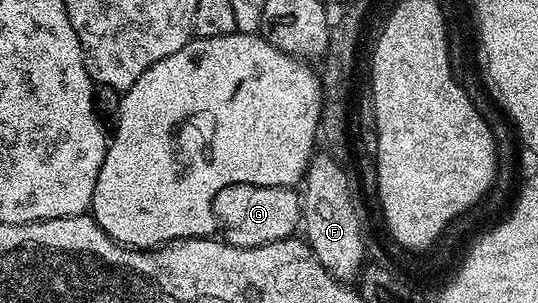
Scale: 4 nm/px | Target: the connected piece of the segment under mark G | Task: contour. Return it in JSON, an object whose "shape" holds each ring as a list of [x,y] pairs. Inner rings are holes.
{"shape":[[[237,186],[223,188],[212,199],[212,213],[216,216],[224,243],[239,248],[266,246],[270,242],[287,240],[302,224],[302,196],[295,187]]]}

